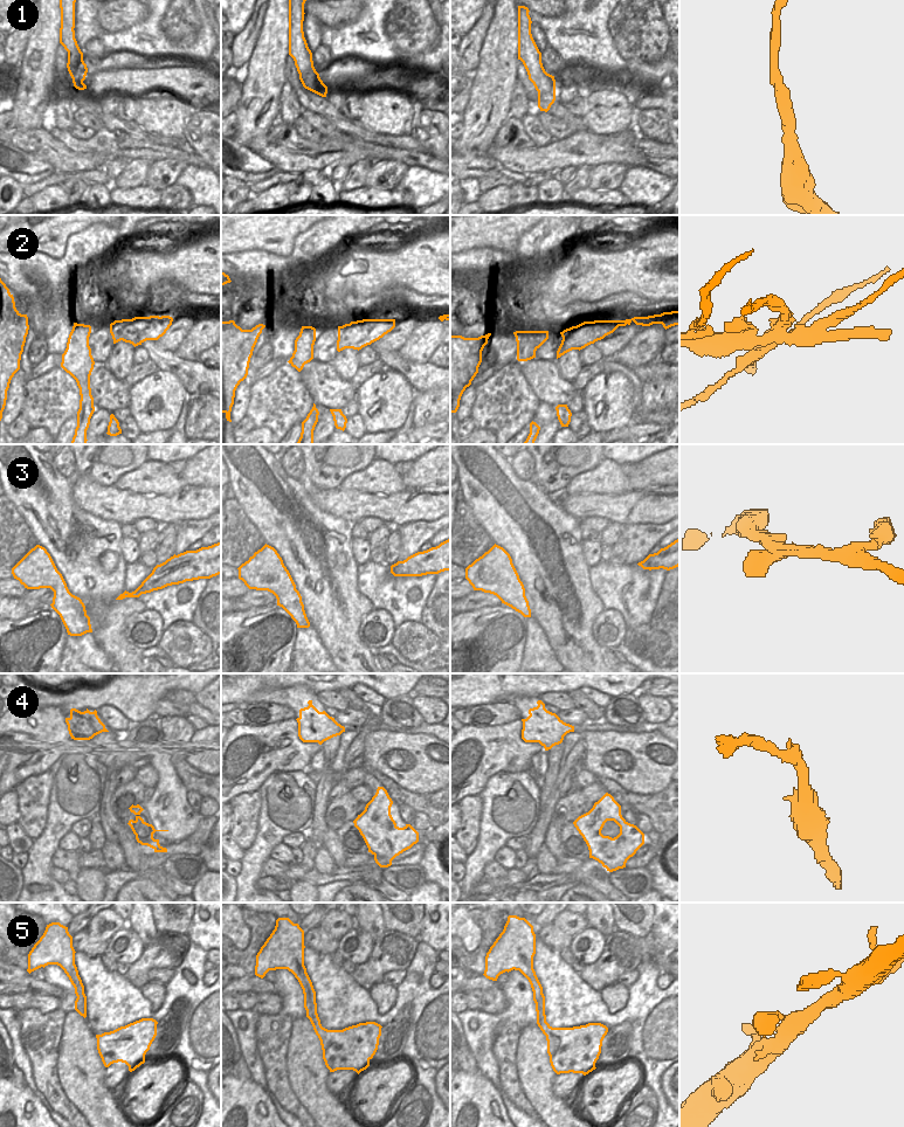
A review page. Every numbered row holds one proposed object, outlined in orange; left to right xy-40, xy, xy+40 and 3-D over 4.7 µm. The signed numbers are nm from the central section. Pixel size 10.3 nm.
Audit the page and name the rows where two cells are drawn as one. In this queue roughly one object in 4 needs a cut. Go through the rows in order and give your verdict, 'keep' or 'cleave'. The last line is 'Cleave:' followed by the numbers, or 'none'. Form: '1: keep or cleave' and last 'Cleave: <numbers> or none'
1: keep
2: cleave
3: keep
4: cleave
5: keep
Cleave: 2, 4

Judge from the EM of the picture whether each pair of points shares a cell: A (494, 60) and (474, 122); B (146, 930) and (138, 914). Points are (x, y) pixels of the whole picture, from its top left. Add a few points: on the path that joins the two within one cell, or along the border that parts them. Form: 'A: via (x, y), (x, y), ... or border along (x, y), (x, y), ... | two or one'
A: via (494, 75), (490, 97), (482, 106) | one
B: via (144, 926), (140, 918) | one

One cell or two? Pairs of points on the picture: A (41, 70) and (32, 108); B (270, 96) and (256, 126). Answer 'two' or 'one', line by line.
A: one
B: one

